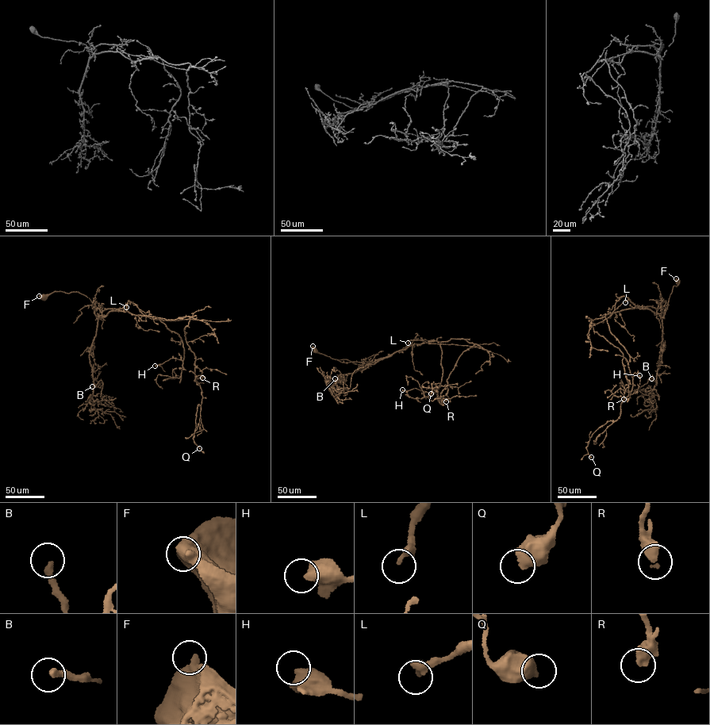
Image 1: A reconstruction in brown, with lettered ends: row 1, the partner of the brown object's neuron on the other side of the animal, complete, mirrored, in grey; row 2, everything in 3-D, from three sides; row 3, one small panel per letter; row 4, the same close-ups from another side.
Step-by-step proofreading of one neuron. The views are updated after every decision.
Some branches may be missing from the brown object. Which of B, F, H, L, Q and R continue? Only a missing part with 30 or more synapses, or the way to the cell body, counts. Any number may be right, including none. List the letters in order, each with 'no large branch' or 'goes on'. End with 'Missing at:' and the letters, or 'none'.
B: no large branch
F: no large branch
H: no large branch
L: no large branch
Q: no large branch
R: no large branch
Missing at: none

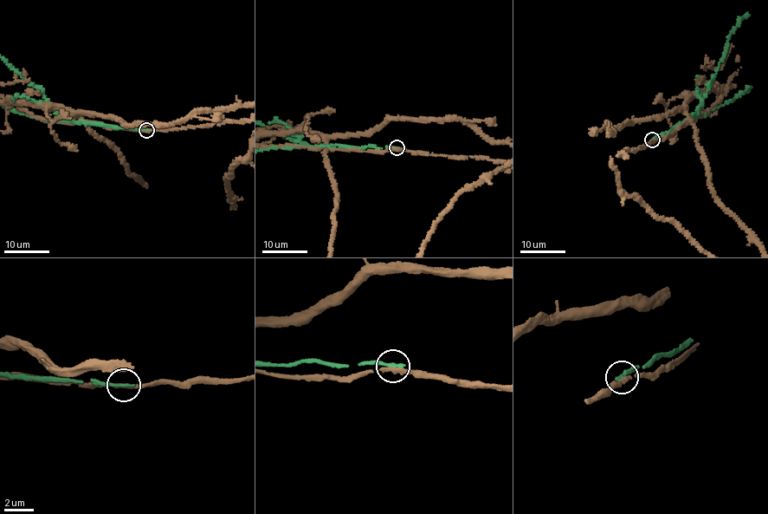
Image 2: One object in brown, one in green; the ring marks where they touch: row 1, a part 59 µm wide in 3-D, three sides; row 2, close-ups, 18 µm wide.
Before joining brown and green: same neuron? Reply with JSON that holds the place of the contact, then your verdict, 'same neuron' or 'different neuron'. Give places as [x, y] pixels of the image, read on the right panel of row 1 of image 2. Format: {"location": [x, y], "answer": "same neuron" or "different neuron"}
{"location": [652, 139], "answer": "different neuron"}

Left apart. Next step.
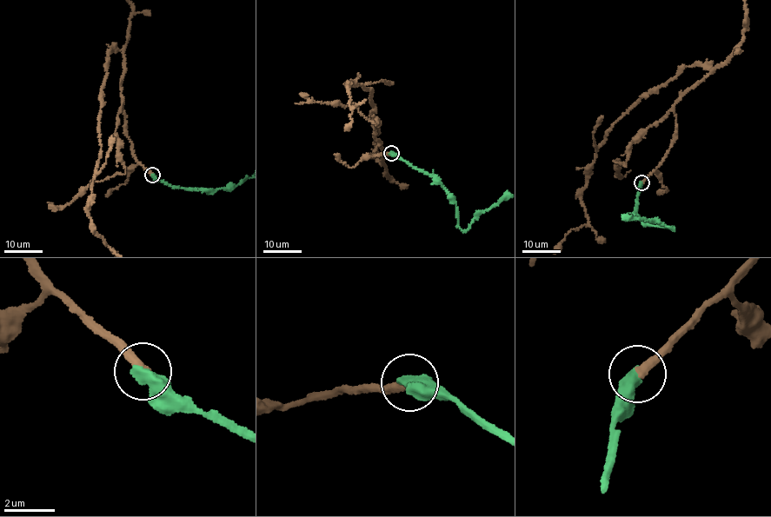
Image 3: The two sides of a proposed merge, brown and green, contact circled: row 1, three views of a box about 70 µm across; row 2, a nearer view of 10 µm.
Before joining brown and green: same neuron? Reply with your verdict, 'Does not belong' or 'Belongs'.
Belongs

